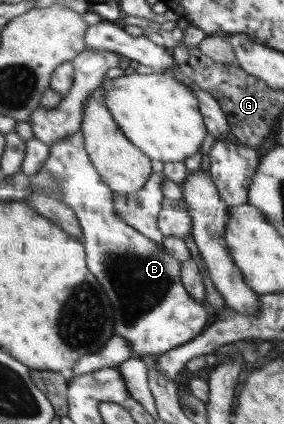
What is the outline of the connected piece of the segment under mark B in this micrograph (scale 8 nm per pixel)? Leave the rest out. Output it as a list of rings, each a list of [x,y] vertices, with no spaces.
[[[78,130],[72,136],[59,141],[50,148],[50,157],[46,160],[38,174],[32,177],[32,187],[40,190],[43,195],[54,197],[59,202],[72,207],[79,220],[86,250],[86,260],[89,271],[98,280],[102,280],[102,288],[106,288],[106,294],[114,304],[114,334],[125,338],[130,345],[132,357],[142,358],[147,354],[165,354],[173,348],[189,343],[190,340],[200,336],[200,332],[208,324],[208,312],[202,306],[204,302],[198,302],[192,298],[181,281],[181,262],[168,253],[160,242],[150,239],[144,233],[138,232],[133,225],[126,224],[125,220],[117,215],[116,206],[113,204],[113,190],[102,180],[97,168],[85,149],[85,136]]]

